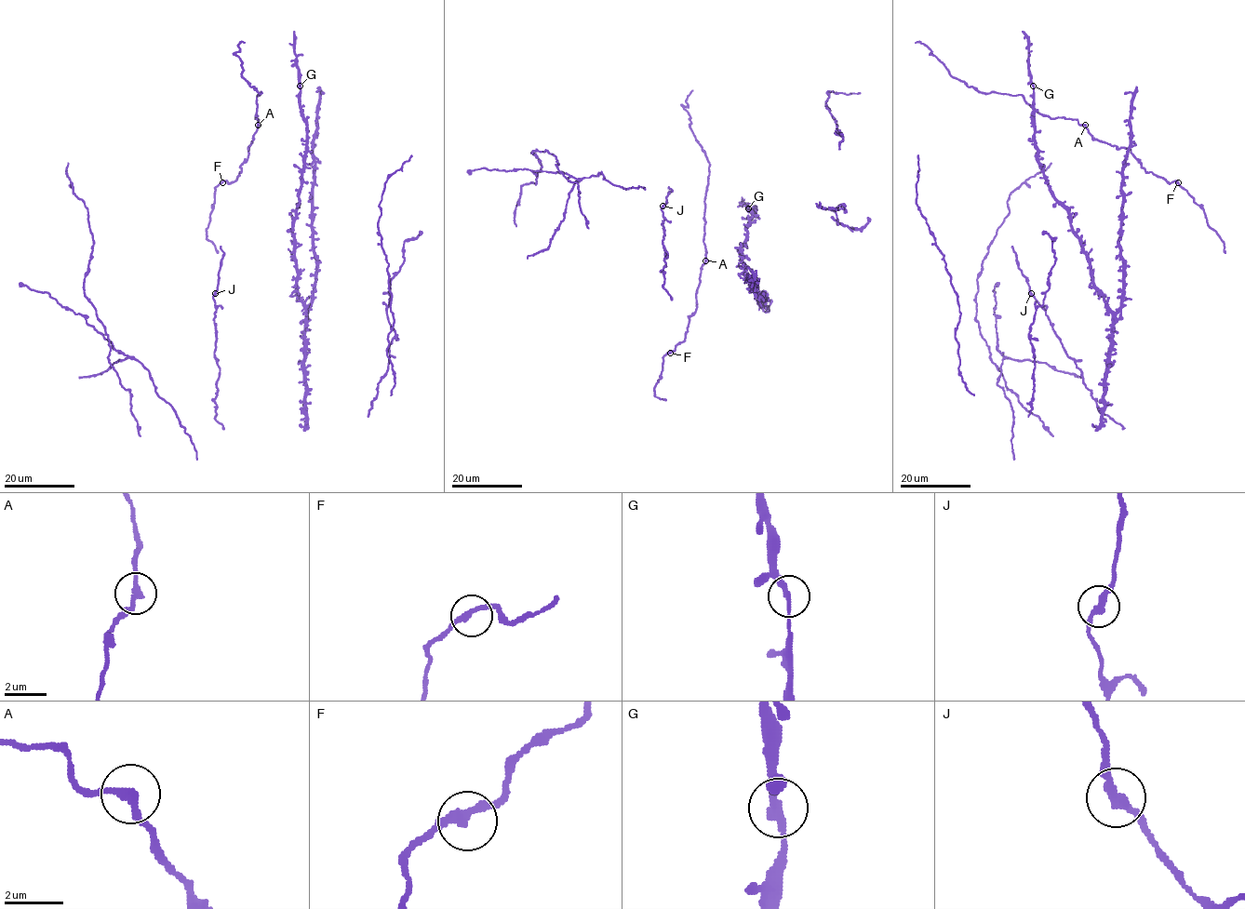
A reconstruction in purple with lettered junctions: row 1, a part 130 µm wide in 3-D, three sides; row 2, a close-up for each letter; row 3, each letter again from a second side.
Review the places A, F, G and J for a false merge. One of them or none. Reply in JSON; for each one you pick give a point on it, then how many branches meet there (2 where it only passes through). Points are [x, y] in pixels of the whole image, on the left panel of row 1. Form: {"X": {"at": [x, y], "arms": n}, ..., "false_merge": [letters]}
{"false_merge": []}

